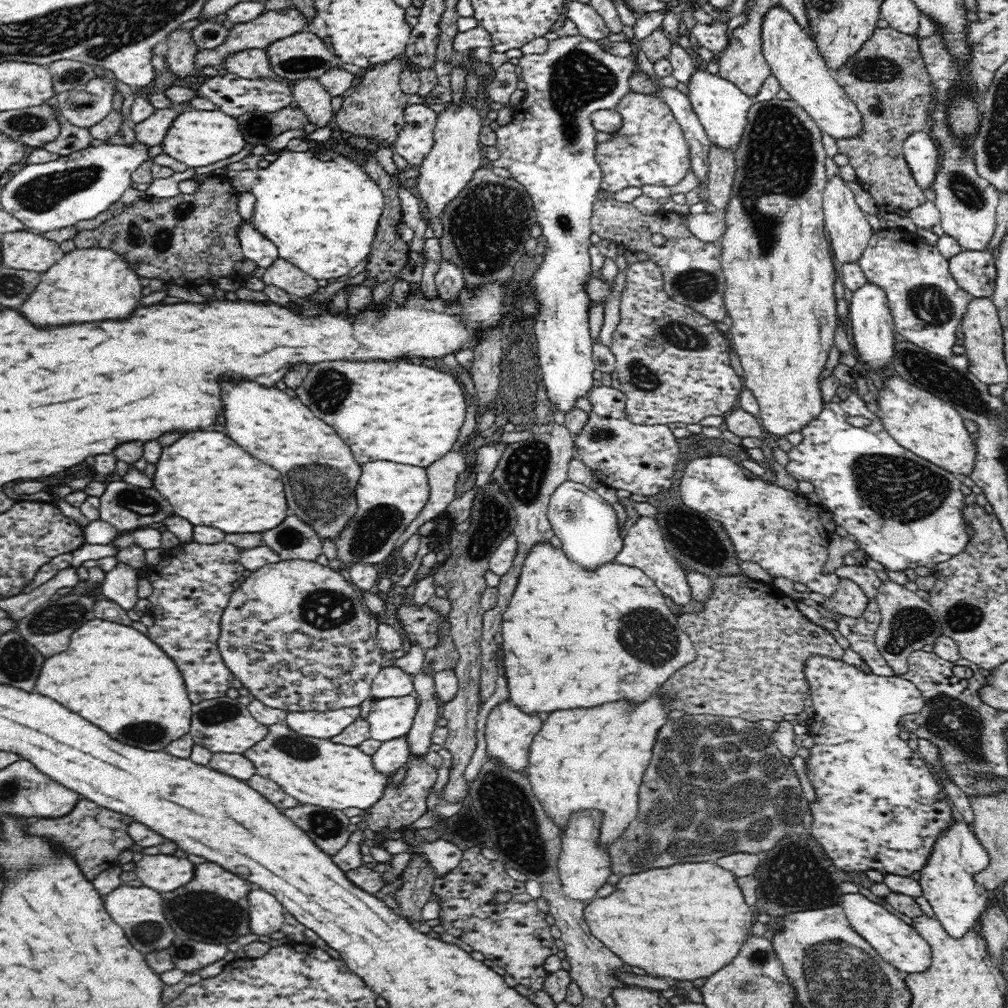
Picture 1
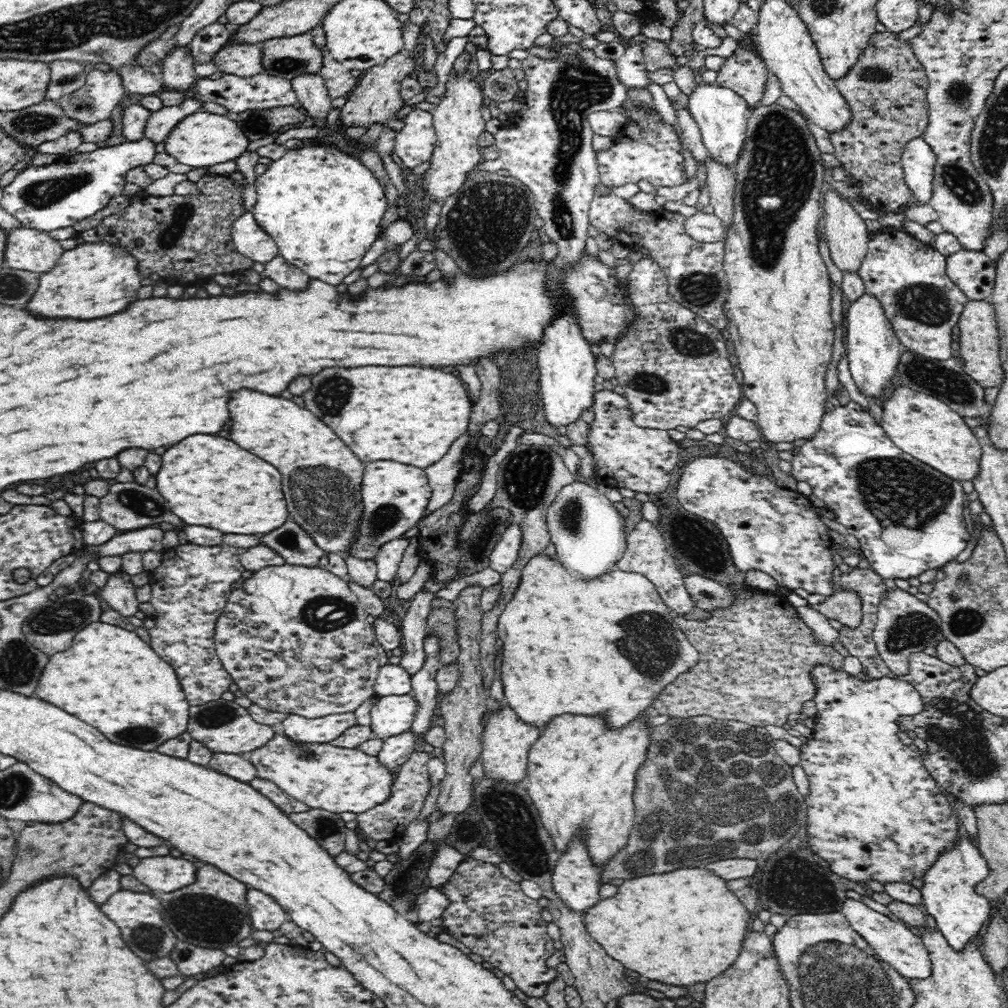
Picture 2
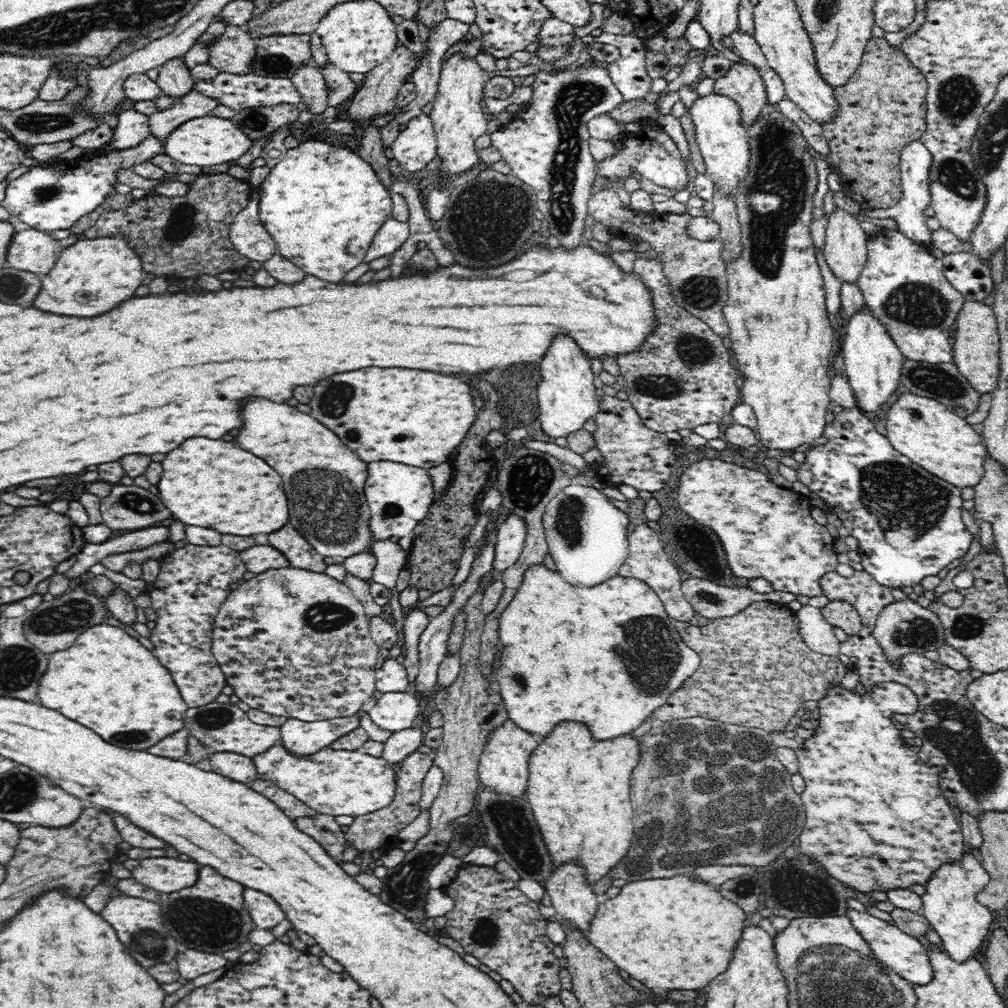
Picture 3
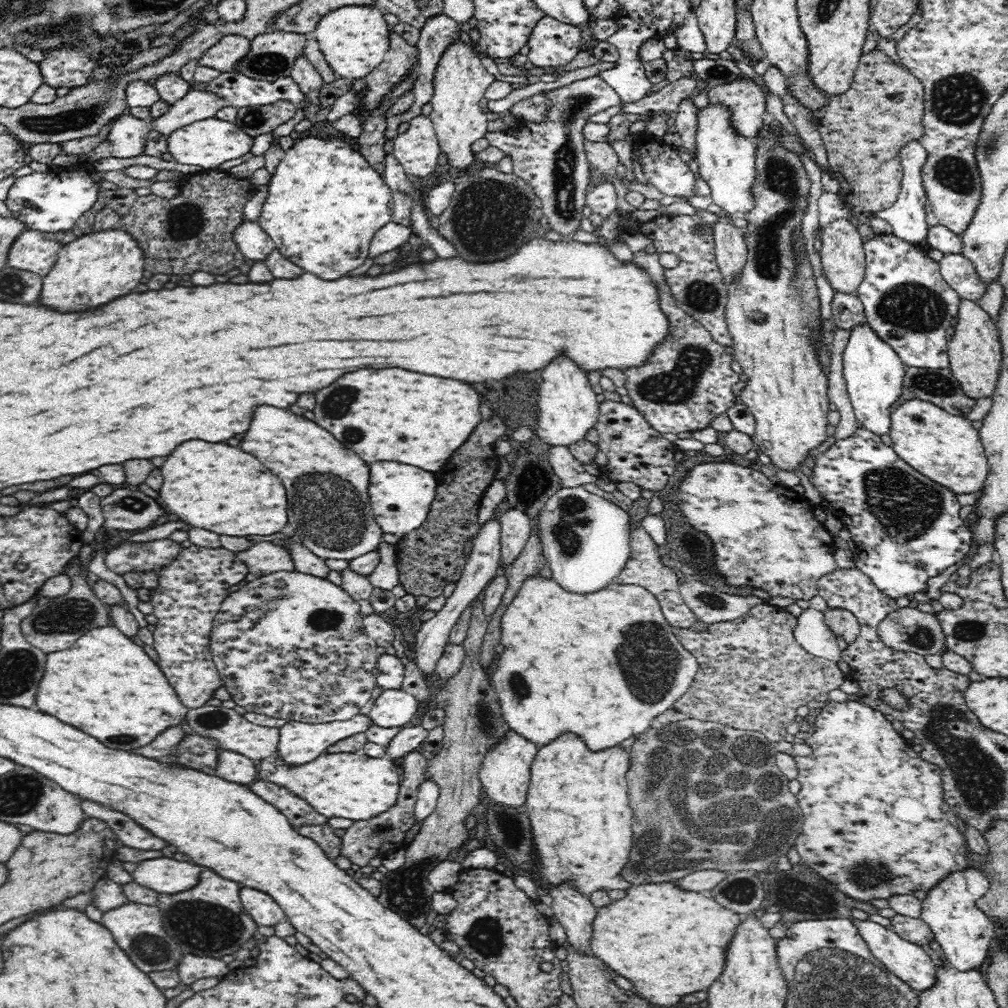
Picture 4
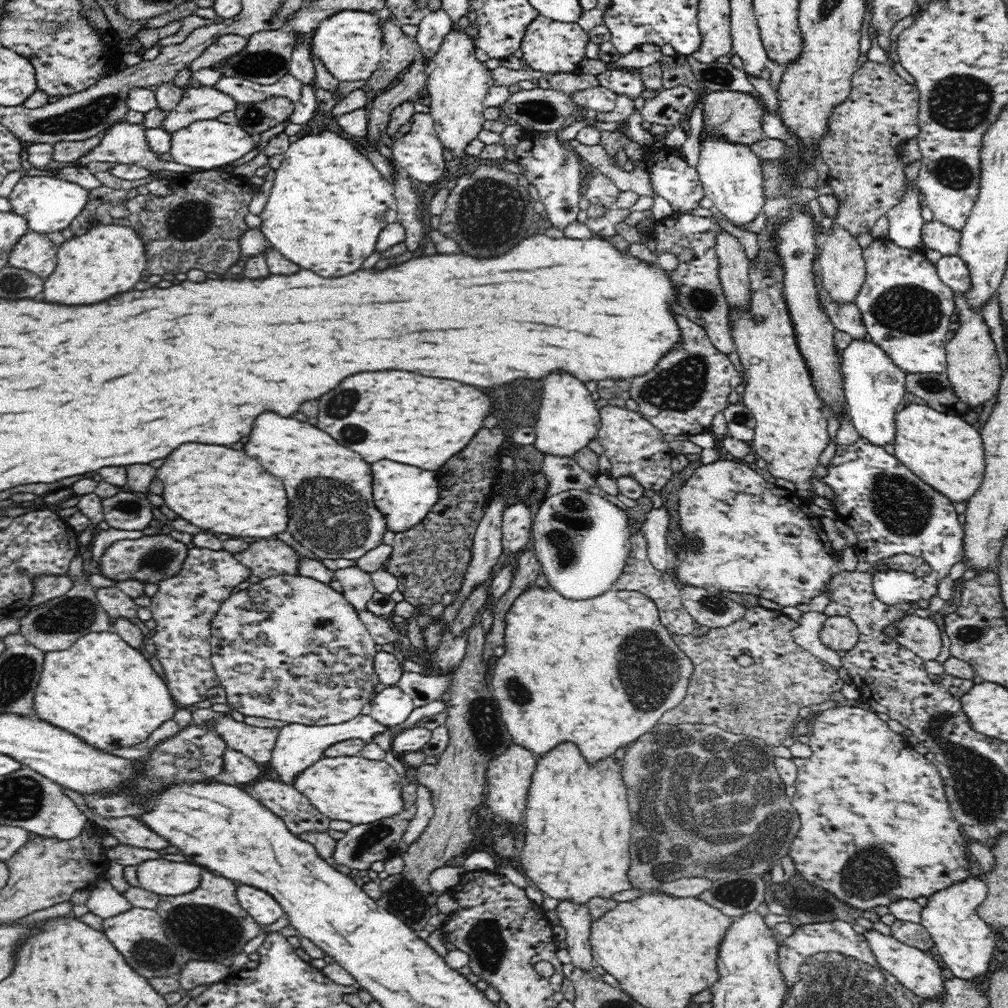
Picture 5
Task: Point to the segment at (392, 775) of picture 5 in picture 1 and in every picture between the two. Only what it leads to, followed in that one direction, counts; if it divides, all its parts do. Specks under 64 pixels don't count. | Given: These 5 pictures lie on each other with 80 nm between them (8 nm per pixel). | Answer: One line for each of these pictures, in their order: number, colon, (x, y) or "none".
1: (319, 772)
2: (324, 777)
3: (336, 782)
4: (344, 785)

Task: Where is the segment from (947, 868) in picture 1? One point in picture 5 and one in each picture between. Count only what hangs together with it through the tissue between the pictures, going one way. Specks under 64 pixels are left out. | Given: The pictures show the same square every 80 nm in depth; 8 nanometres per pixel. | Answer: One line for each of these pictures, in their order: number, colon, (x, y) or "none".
2: (949, 894)
3: (950, 903)
4: (965, 934)
5: (965, 943)

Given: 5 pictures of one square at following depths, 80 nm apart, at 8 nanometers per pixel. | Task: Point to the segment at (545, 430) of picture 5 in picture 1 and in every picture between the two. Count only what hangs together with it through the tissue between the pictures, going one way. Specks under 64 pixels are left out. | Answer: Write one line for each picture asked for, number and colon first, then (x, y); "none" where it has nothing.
1: (549, 147)
2: (567, 368)
3: (567, 399)
4: (568, 409)

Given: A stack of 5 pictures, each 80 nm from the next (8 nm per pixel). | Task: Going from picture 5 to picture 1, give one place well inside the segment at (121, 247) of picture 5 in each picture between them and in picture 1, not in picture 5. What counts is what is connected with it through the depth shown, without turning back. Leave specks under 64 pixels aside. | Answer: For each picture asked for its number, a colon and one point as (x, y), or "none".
1: (86, 285)
2: (95, 279)
3: (91, 277)
4: (98, 267)

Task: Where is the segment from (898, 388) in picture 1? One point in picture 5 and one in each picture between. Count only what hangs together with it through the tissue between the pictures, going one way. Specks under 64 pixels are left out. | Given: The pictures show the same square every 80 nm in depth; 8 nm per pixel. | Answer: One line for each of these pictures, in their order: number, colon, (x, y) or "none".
2: (924, 427)
3: (943, 443)
4: (944, 447)
5: (942, 450)

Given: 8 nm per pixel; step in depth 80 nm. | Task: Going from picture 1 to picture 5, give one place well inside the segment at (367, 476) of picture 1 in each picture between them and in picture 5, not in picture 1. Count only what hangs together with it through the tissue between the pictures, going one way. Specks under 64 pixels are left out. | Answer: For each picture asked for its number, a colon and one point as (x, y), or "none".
2: (395, 496)
3: (399, 496)
4: (401, 495)
5: (404, 494)

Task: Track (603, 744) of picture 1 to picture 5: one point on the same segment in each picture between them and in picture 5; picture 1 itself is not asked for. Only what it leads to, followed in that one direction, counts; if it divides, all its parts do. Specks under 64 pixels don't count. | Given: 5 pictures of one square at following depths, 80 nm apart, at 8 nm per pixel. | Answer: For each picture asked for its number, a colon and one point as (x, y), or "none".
2: (581, 776)
3: (579, 790)
4: (577, 802)
5: (577, 825)

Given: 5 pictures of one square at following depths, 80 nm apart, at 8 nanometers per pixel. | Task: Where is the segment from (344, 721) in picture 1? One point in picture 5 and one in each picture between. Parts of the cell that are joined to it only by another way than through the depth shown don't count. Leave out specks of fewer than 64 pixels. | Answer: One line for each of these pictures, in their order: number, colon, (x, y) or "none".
2: (301, 731)
3: (302, 739)
4: (299, 743)
5: (298, 747)

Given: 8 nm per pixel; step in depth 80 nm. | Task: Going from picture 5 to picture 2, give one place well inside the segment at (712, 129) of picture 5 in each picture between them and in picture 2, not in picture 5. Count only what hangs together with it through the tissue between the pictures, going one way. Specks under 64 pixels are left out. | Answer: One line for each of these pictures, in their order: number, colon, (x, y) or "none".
2: (744, 73)
3: (743, 84)
4: (746, 102)

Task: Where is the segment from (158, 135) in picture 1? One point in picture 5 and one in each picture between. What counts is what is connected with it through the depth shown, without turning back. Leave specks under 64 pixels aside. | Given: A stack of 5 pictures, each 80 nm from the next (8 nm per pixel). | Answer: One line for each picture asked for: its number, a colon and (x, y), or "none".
2: (160, 124)
3: (193, 105)
4: (197, 104)
5: (198, 102)

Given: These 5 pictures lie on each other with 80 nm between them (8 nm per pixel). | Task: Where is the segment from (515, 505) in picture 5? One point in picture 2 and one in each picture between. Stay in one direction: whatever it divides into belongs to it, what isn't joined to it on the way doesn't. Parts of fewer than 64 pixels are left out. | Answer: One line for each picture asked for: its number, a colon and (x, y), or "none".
2: (504, 554)
3: (511, 533)
4: (516, 526)

